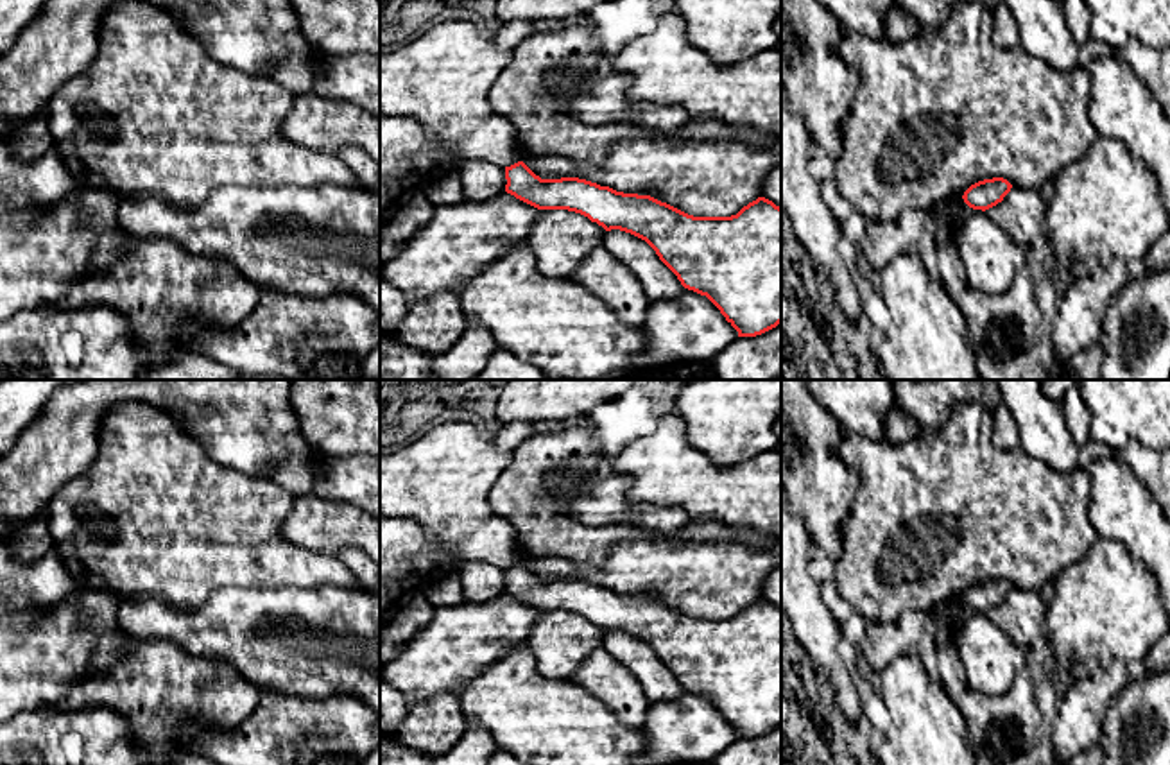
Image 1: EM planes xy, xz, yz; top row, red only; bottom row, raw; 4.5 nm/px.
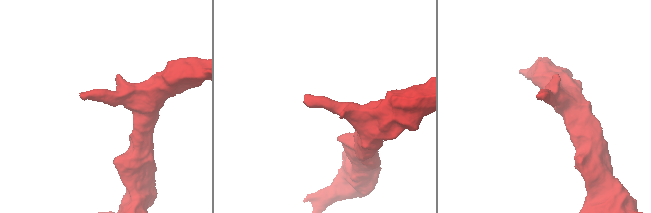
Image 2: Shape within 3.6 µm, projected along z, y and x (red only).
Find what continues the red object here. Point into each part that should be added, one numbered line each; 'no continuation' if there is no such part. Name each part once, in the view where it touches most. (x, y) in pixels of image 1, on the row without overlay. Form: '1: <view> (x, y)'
no continuation

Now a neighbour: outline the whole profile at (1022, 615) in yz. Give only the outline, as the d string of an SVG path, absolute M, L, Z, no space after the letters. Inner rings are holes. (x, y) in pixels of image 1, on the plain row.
M1012 588L1002 604L984 615L1027 650L1045 632L1048 600L1041 593Z

